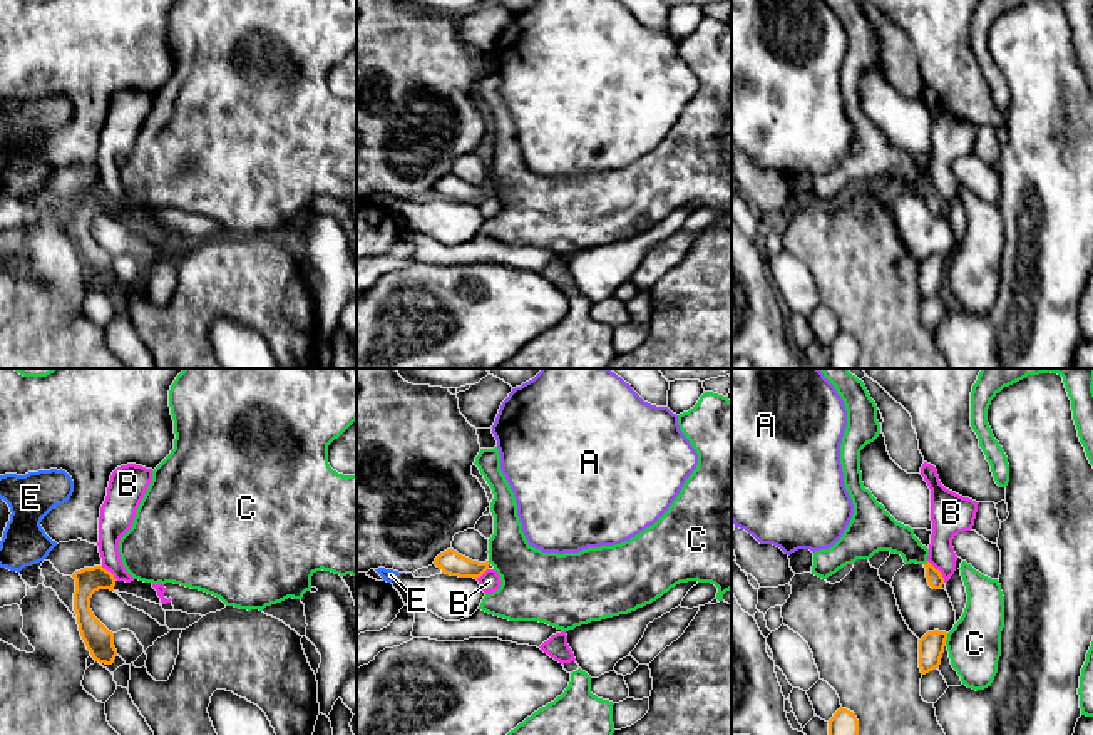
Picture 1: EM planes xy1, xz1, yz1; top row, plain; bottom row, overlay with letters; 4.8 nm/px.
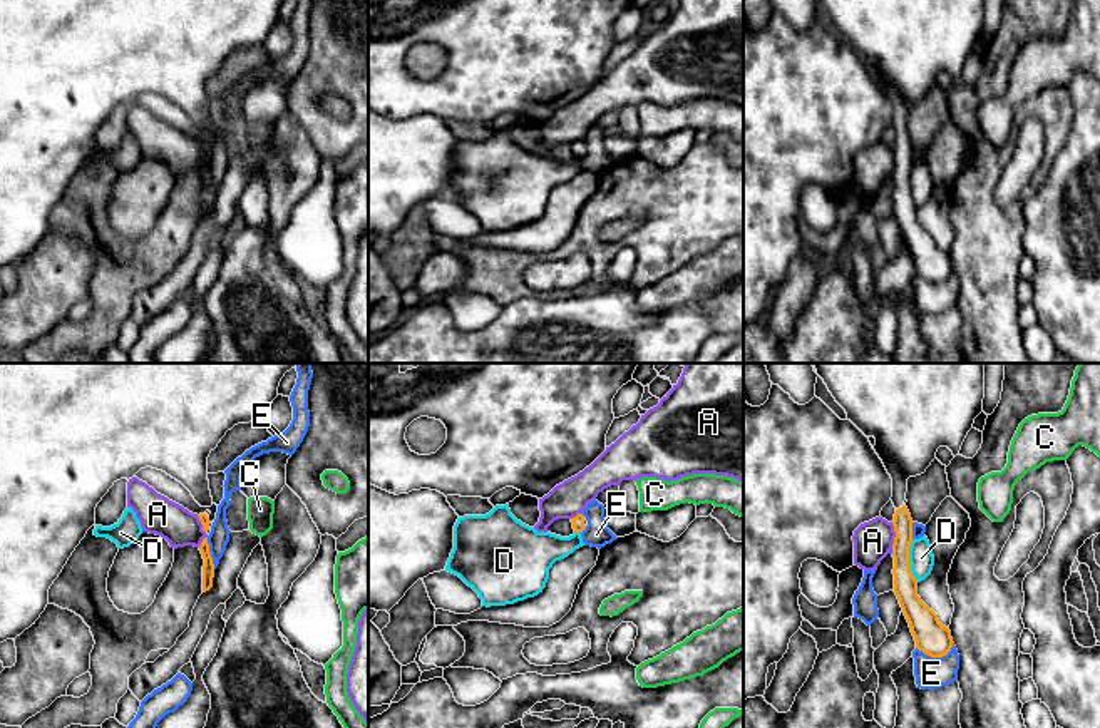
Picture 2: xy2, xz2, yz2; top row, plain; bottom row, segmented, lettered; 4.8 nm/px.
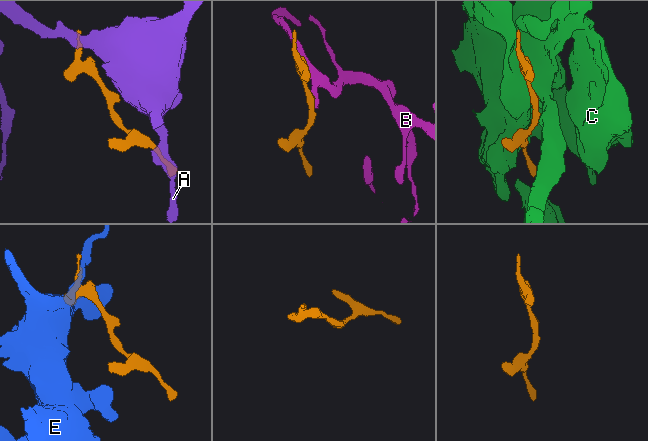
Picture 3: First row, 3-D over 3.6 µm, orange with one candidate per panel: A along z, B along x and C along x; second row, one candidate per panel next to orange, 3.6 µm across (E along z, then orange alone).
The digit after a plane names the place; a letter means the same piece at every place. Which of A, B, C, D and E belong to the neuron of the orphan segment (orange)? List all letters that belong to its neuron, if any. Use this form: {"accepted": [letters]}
{"accepted": []}

